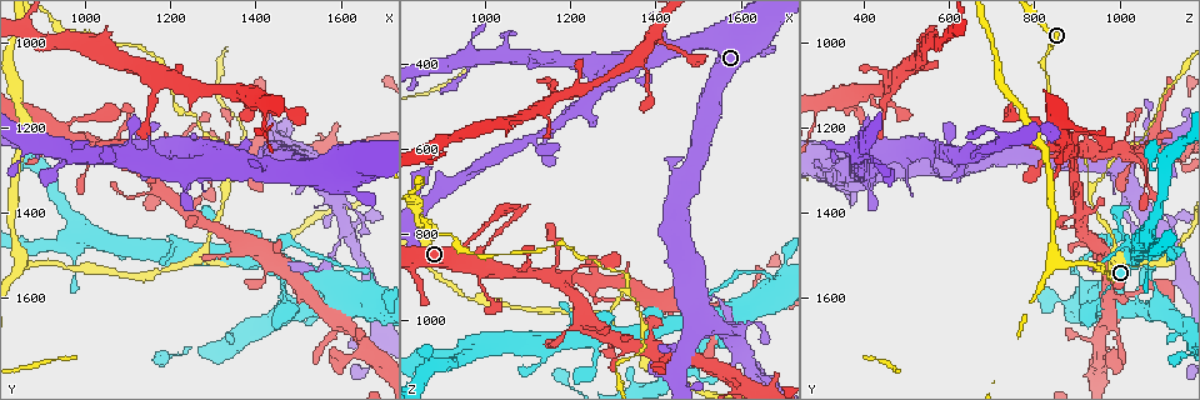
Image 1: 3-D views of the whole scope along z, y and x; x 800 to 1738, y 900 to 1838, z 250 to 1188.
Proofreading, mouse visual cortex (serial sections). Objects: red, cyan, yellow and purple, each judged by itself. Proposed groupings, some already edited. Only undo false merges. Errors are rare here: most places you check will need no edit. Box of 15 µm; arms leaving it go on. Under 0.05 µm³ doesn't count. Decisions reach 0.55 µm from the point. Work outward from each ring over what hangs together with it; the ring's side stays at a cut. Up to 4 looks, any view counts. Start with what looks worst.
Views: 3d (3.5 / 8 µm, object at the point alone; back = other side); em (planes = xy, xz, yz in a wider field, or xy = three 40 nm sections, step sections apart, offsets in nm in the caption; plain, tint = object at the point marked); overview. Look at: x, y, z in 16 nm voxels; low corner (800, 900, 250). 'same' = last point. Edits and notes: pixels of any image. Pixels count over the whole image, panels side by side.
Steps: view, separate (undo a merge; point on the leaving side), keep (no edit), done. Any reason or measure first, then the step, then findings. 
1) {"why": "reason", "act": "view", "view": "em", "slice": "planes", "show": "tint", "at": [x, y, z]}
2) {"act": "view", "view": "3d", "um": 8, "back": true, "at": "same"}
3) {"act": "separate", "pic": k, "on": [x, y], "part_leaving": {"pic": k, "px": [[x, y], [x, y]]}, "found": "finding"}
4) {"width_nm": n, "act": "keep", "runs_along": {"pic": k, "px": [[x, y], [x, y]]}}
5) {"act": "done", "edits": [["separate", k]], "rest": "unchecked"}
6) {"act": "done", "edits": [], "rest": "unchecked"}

{"why": "sharp bend", "act": "view", "view": "3d", "um": 3.5, "at": [1335, 1340, 925]}

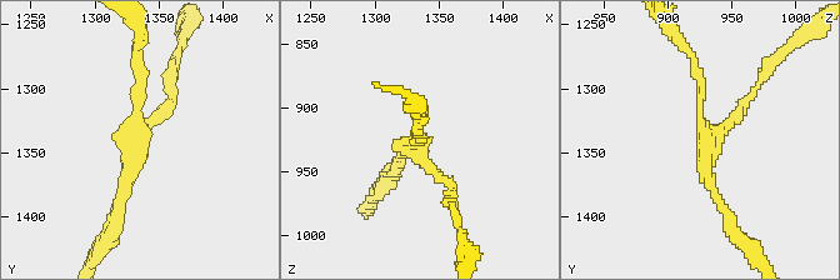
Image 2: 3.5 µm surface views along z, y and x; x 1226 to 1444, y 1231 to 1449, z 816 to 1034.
{"arms": 3, "arm_widths_nm": [150, 150, 150], "act": "view", "view": "em", "slice": "xy", "step": 1, "show": "tint", "at": [1334, 1338, 934]}

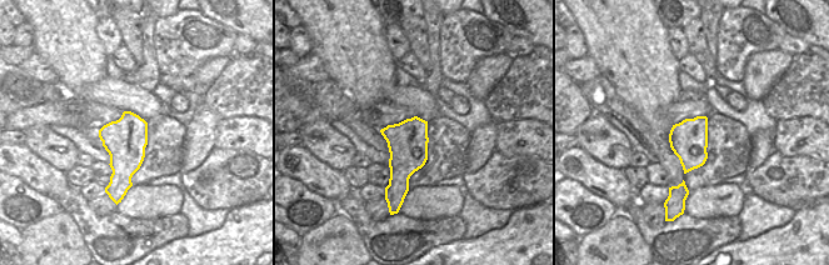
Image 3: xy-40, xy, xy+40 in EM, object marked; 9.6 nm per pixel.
{"act": "keep", "runs_along": {"pic": 2, "px": [[691, 54], [704, 170], [726, 211]]}, "found": "all the same cell"}

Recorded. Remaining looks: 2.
{"why": "abrupt turn", "act": "view", "view": "3d", "um": 3.5, "back": true, "at": [1675, 1555, 910]}

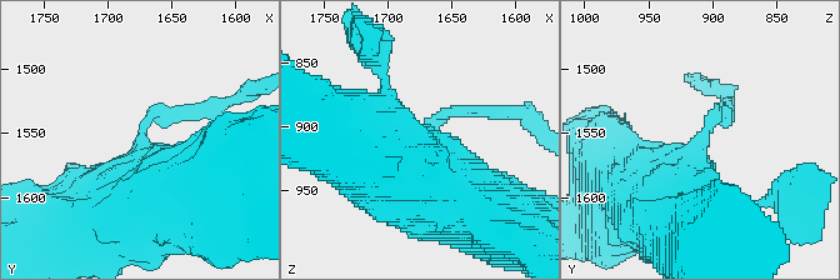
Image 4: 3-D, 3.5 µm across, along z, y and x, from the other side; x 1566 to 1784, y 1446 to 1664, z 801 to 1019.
{"arm_widths_nm": [150, 900], "why": "need the tissue", "act": "view", "view": "em", "slice": "planes", "show": "tint", "at": [1672, 1550, 906]}

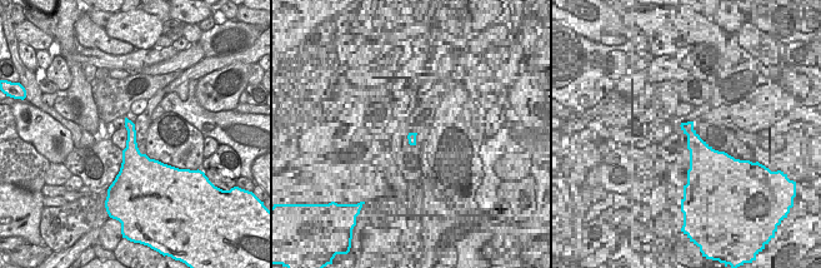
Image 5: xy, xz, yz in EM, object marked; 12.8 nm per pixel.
{"act": "keep", "runs_along": {"pic": 4, "px": [[656, 194], [726, 109]]}, "found": "continuous, no second cell"}

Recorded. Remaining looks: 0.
{"act": "done", "edits": [], "rest": "unchecked"}

